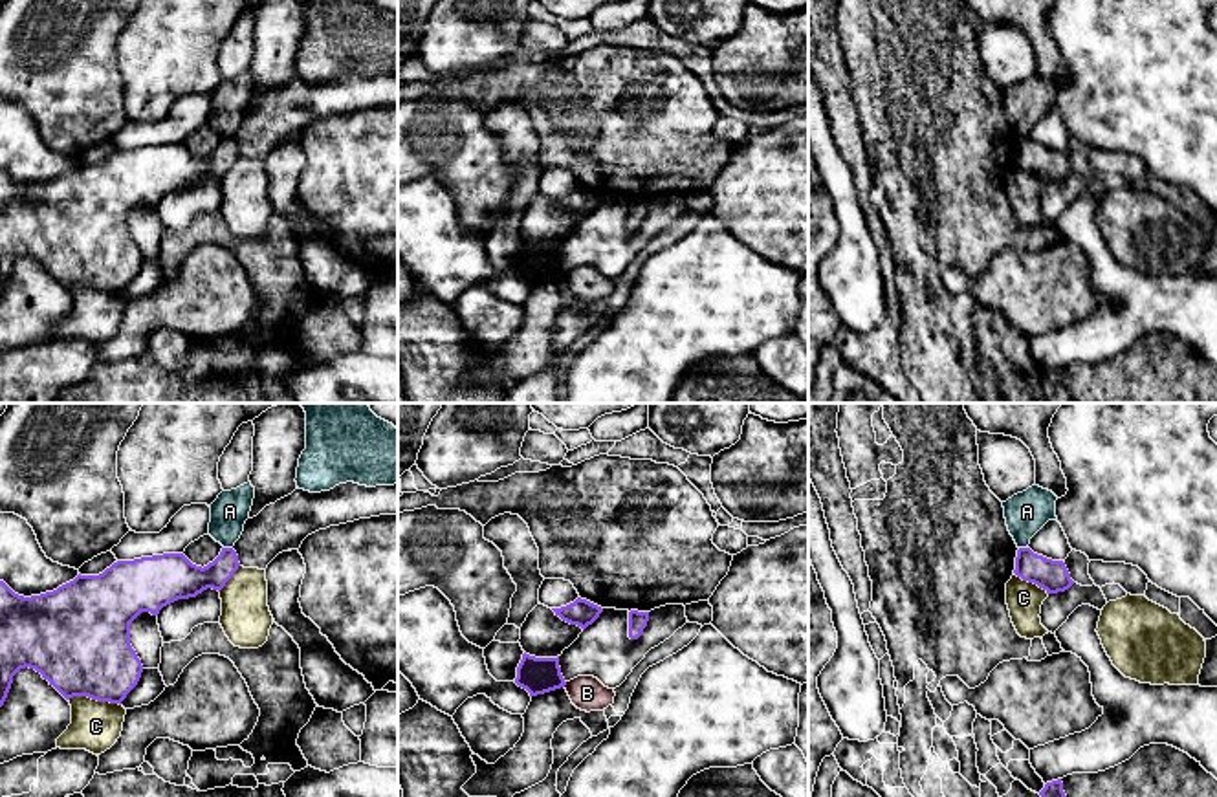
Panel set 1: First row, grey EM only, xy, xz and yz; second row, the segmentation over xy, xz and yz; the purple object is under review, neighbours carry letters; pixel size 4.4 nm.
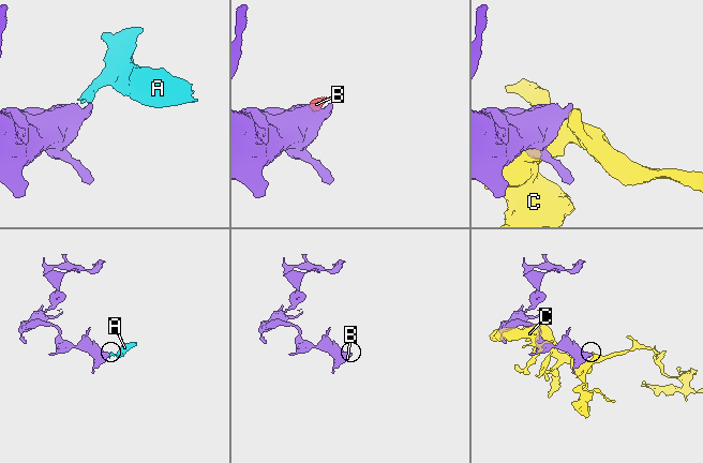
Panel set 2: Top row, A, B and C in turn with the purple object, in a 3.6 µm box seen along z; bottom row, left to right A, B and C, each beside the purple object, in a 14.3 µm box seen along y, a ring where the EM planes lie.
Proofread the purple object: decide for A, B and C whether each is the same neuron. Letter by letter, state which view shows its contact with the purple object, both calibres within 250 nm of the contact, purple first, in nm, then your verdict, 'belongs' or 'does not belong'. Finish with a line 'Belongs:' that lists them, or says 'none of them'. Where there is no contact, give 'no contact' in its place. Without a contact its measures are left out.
A: xy | 180/160 nm | does not belong
B: xz | 160/160 nm | does not belong
C: xy | 440/220 nm | does not belong
Belongs: none of them

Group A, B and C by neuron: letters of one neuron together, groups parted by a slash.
A B / C

